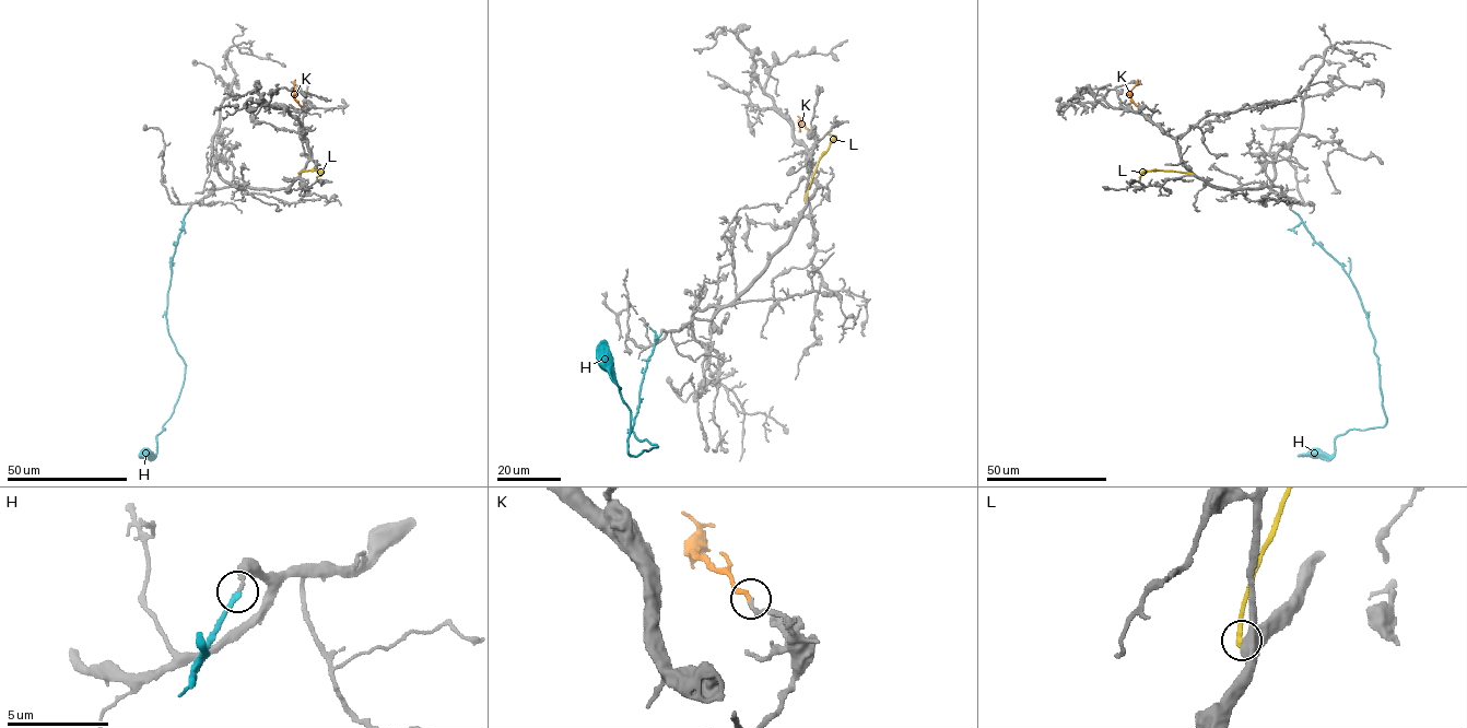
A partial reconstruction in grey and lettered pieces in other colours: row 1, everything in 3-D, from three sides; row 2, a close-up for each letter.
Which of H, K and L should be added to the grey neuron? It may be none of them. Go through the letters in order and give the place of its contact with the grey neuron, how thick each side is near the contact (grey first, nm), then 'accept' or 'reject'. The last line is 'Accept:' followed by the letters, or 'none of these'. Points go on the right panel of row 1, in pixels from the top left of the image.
H: (1293, 211) | 160/280 nm | accept
K: (1136, 105) | 190/240 nm | accept
L: (1190, 173) | 480/300 nm | reject
Accept: H, K

